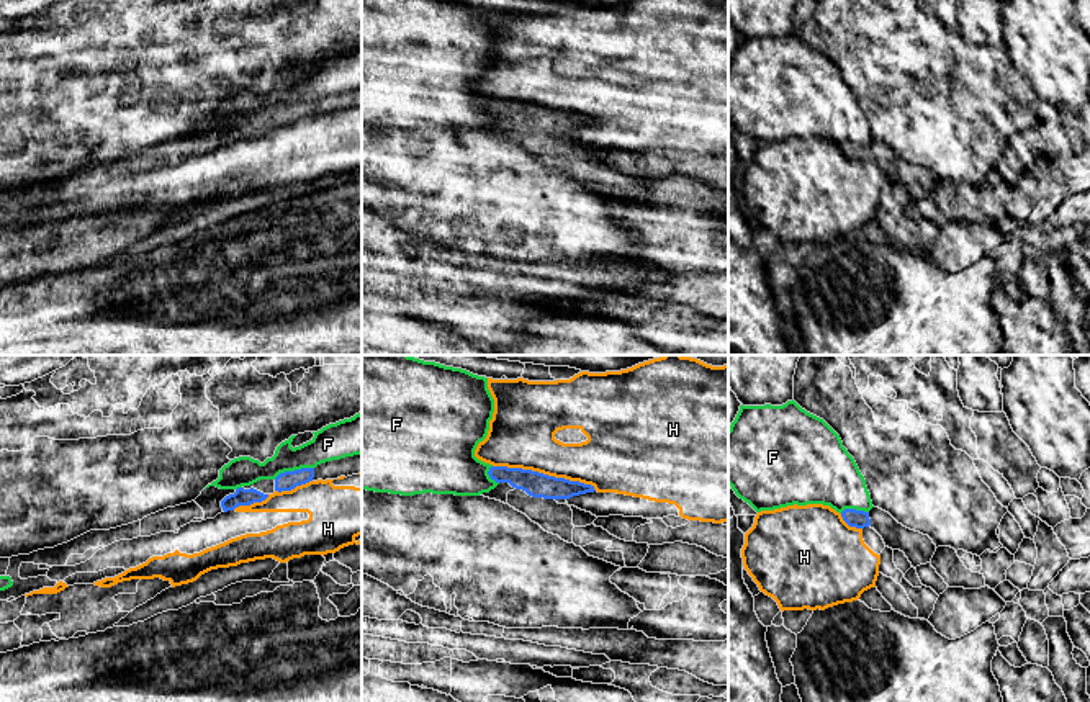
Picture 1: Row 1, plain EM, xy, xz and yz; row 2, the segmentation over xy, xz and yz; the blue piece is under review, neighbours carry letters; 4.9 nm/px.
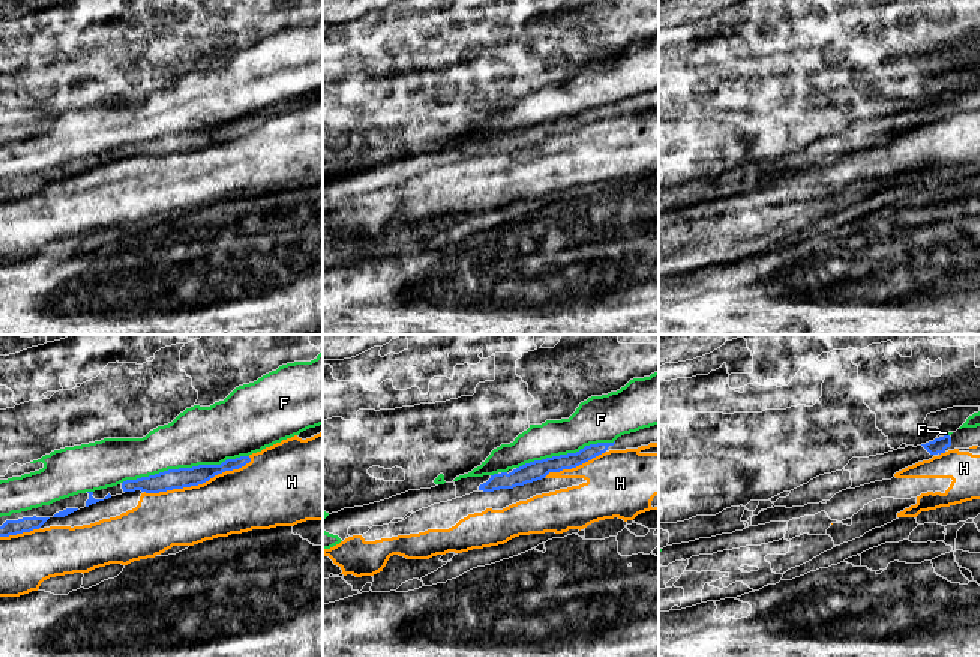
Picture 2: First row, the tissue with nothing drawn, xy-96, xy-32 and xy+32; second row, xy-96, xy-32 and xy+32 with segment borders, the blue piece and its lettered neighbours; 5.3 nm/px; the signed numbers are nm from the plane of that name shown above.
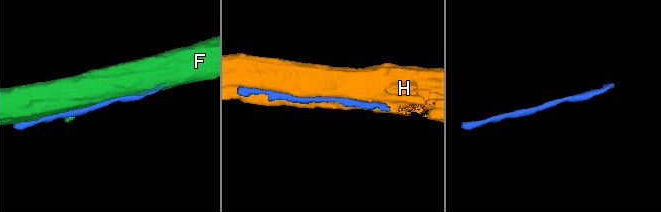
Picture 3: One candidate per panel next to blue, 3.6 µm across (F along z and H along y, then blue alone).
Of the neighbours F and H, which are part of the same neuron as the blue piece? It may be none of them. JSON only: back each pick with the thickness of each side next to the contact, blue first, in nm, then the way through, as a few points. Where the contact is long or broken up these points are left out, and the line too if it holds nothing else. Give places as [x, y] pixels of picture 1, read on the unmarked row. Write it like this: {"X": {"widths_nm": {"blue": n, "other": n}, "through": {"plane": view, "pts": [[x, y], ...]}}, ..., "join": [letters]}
{"join": []}

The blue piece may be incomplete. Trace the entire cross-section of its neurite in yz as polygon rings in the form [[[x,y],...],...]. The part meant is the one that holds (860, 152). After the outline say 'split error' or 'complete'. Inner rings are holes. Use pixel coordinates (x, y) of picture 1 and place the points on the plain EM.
[[[872,141],[869,146],[845,142],[841,151],[849,160],[874,162],[885,180],[903,185],[913,201],[930,196],[936,185],[936,178],[928,169],[903,160],[879,141]]] | split error

